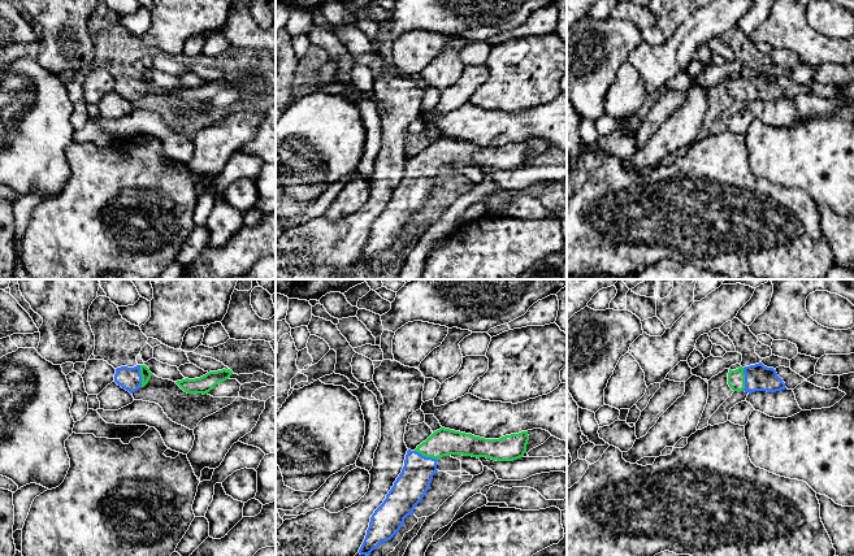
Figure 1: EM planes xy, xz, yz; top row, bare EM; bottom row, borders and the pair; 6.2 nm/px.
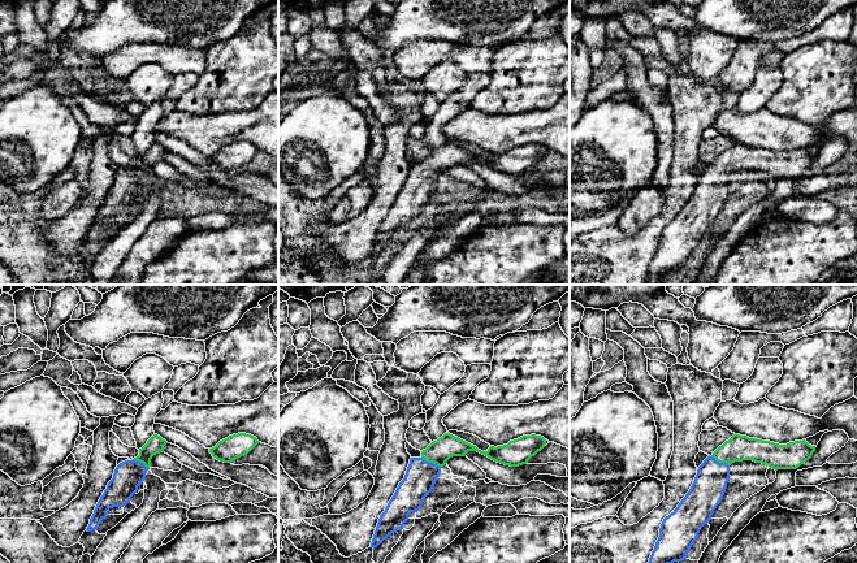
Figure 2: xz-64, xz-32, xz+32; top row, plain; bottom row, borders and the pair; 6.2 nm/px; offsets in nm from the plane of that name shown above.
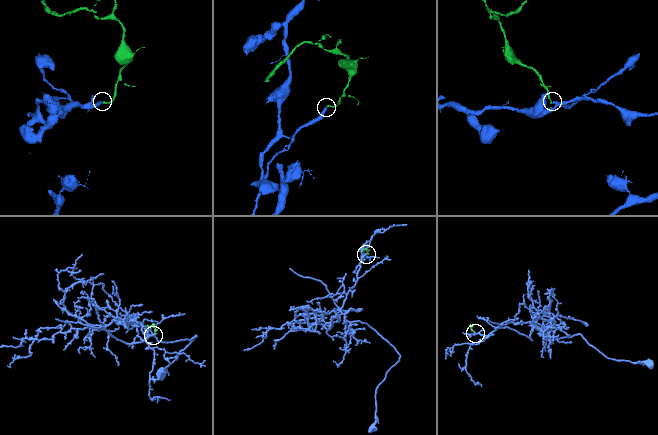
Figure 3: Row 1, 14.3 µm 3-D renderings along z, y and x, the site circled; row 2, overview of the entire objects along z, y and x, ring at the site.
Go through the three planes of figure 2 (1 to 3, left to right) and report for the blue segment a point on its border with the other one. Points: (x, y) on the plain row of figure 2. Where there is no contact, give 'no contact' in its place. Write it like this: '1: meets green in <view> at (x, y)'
1: meets green in xz-64 at (141, 170)
2: meets green in xz-32 at (432, 170)
3: meets green in xz+32 at (721, 170)

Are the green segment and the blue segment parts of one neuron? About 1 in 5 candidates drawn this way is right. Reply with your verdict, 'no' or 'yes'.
yes

